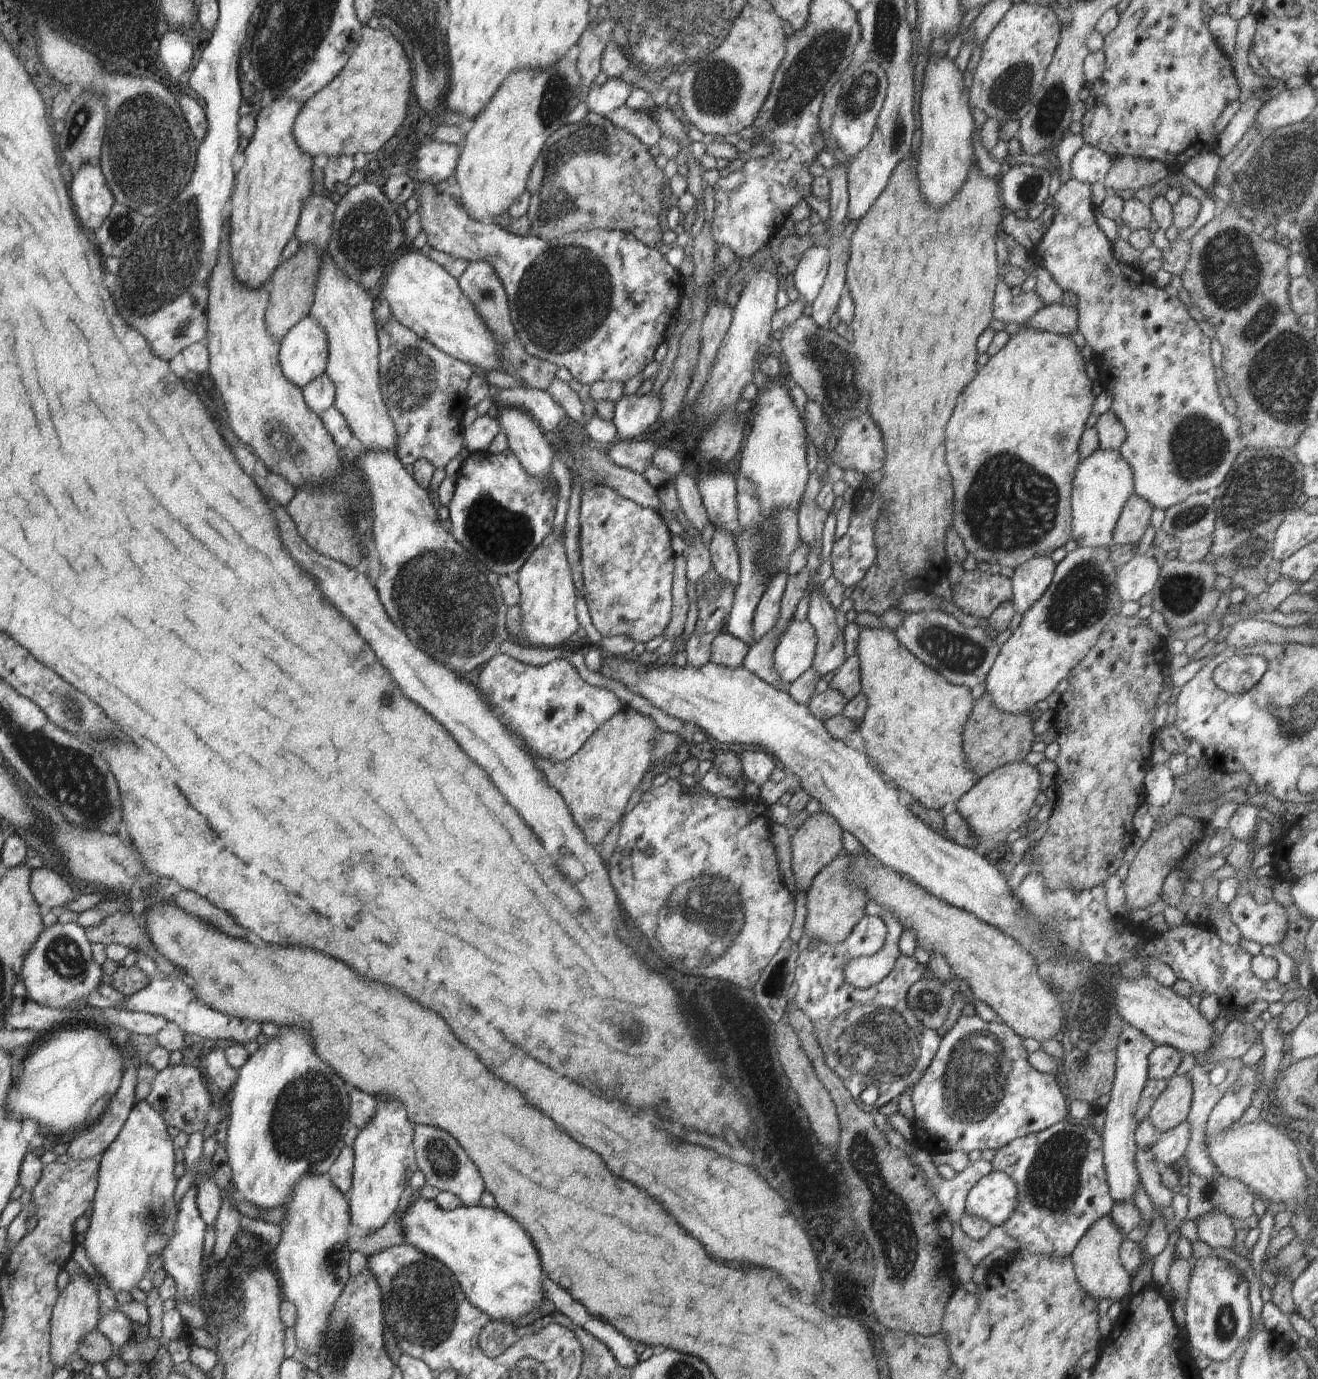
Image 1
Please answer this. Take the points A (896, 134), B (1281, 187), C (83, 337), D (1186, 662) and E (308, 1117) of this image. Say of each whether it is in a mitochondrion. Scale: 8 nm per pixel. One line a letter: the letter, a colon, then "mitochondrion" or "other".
A: mitochondrion
B: mitochondrion
C: other
D: other
E: mitochondrion

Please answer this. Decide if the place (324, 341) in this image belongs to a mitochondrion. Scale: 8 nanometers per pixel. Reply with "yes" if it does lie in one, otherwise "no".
no

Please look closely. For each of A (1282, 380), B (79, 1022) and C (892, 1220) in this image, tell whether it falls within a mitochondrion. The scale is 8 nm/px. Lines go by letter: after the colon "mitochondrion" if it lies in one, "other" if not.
A: mitochondrion
B: other
C: mitochondrion

